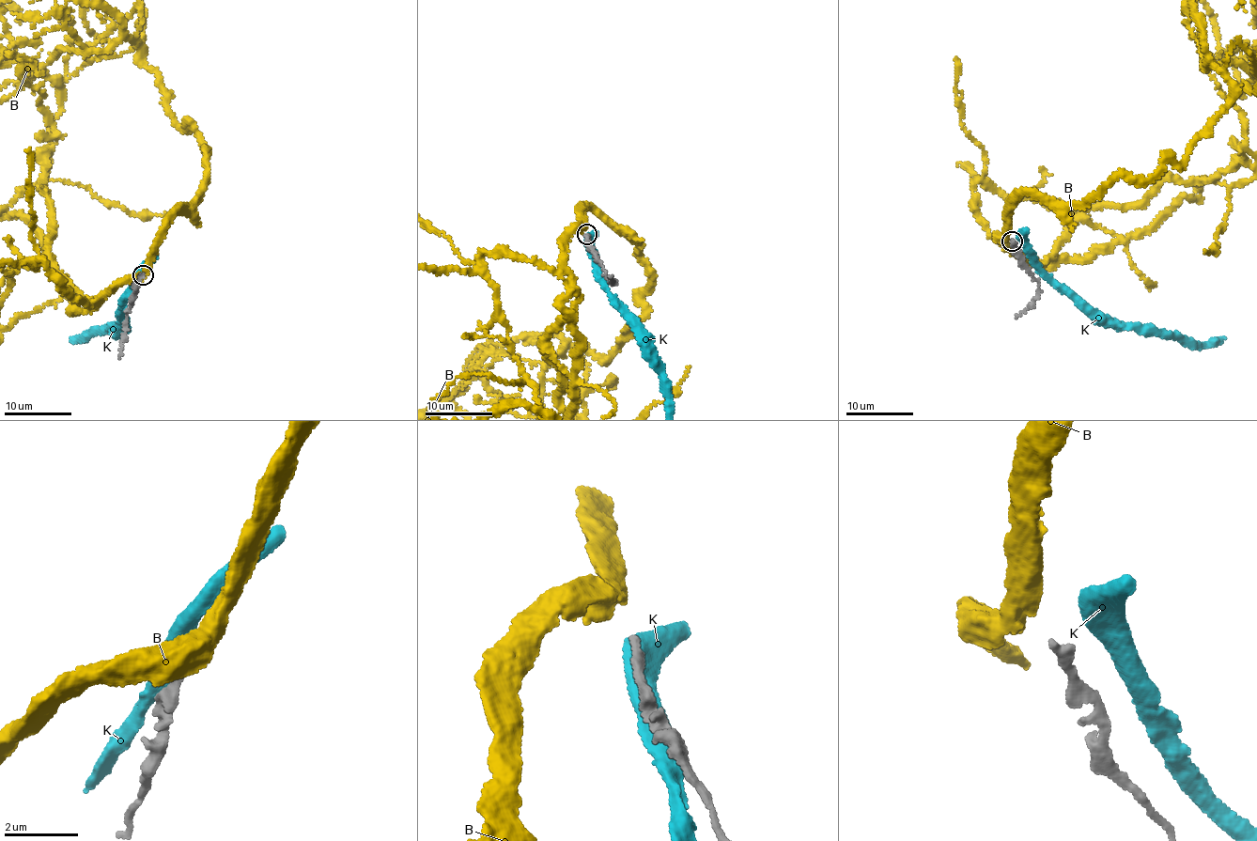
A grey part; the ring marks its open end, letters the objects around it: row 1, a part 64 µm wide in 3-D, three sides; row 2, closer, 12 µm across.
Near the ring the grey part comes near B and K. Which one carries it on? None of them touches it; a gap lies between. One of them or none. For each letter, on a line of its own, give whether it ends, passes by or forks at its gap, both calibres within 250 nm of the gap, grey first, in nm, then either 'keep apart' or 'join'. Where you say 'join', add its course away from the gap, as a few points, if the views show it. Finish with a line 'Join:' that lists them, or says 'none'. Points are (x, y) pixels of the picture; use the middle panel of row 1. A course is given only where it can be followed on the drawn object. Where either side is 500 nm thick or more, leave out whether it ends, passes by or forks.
B: calibres 280 and 500 nm; keep apart
K: it passes by; calibres 280 and 480 nm; keep apart
Join: none

